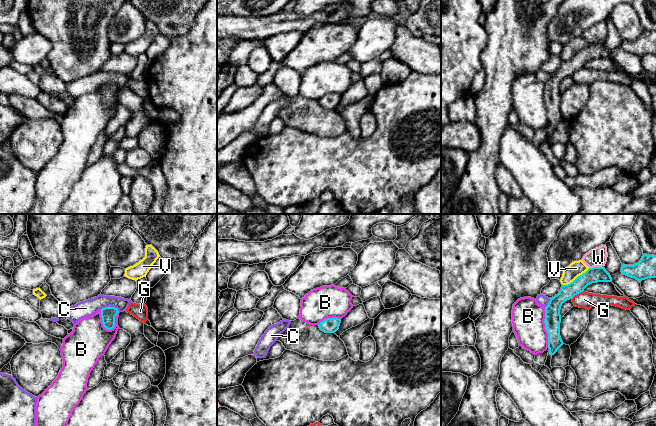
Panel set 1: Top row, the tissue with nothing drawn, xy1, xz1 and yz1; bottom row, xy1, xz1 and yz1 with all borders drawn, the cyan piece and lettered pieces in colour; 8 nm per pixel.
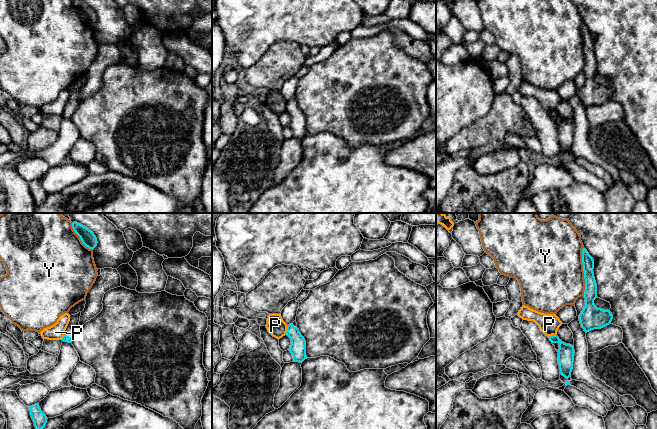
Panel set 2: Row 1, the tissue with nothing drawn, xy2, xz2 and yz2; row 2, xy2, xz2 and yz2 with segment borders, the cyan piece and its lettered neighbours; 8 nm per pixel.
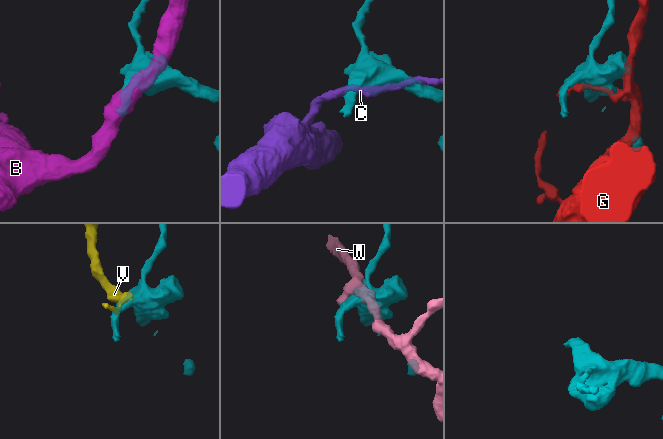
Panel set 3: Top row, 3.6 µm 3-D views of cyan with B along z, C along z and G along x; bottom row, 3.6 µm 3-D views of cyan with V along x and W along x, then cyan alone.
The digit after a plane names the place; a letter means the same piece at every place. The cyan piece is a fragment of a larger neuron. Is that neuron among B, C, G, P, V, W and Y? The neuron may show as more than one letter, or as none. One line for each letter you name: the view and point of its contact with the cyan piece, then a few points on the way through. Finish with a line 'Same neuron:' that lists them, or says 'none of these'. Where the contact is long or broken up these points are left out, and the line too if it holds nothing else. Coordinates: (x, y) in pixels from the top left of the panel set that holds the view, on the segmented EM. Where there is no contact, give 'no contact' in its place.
Same neuron: none of these

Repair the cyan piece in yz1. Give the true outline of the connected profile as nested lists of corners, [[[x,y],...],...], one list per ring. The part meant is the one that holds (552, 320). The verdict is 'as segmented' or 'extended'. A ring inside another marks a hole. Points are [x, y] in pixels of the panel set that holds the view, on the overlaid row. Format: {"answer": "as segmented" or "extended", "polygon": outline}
{"answer": "extended", "polygon": [[[602,267],[589,268],[585,273],[578,276],[573,282],[568,285],[562,285],[561,290],[557,295],[550,298],[548,305],[545,307],[545,329],[548,333],[548,356],[545,362],[550,370],[552,356],[563,345],[560,336],[561,315],[560,309],[562,304],[572,299],[575,295],[584,291],[584,289],[596,282],[612,282],[610,274]]]}

